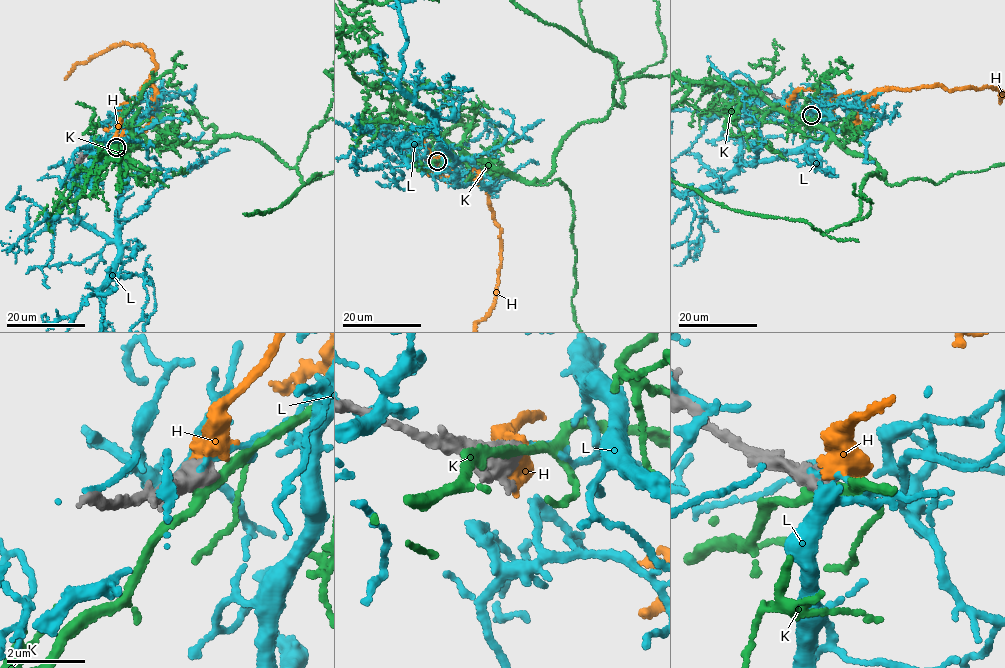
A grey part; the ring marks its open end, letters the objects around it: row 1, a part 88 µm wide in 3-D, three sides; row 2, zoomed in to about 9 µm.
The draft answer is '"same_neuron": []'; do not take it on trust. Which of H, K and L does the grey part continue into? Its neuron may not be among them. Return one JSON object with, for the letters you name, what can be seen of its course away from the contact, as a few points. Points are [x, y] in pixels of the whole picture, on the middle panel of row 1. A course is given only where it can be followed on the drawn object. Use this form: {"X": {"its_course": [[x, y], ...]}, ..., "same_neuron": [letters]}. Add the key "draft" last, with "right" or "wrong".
{"same_neuron": [], "draft": "right"}

